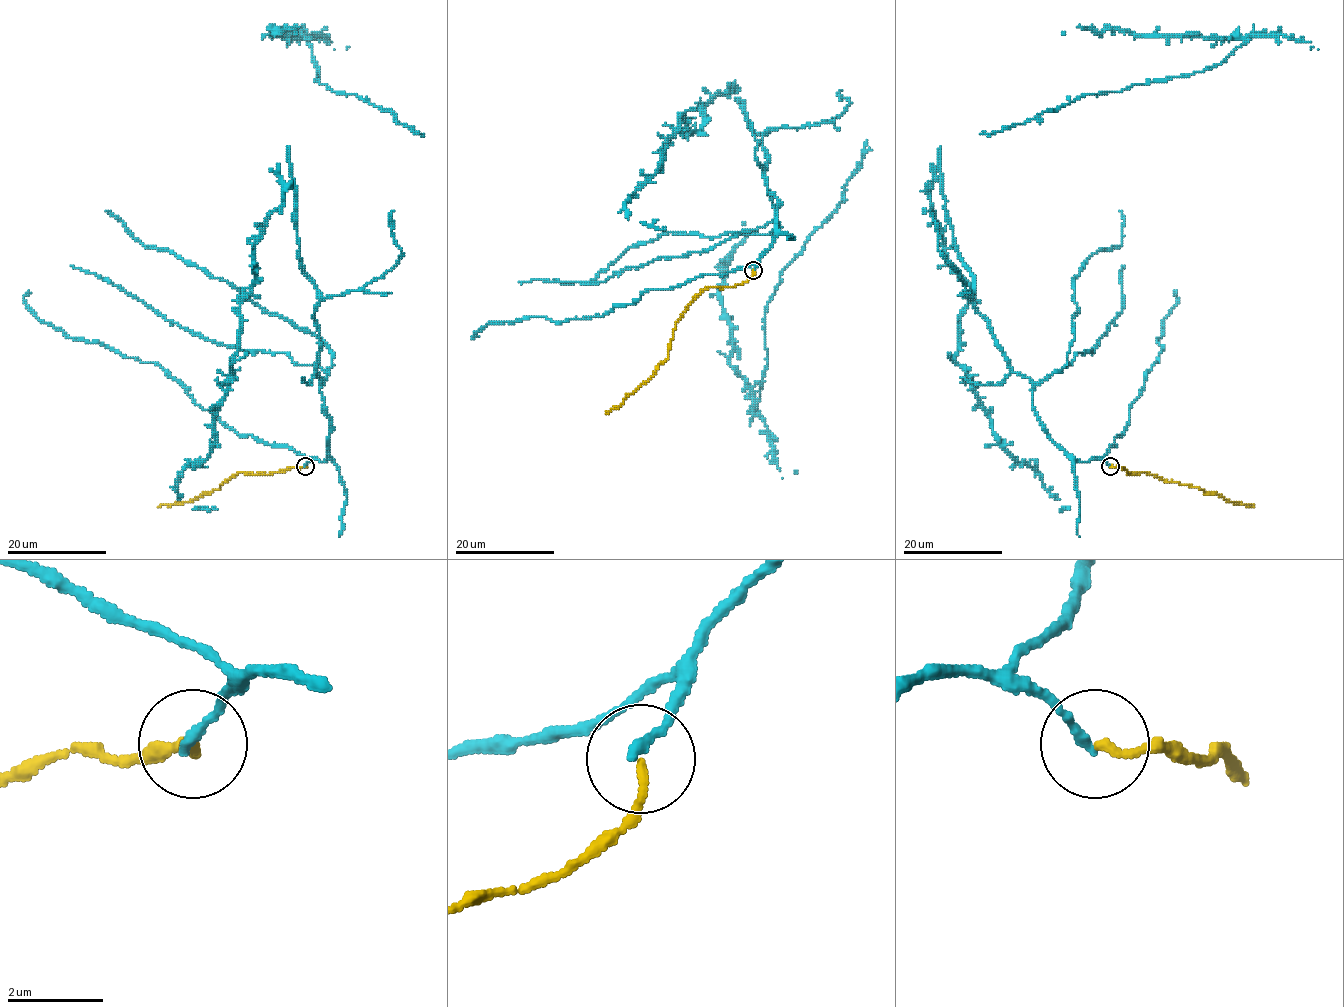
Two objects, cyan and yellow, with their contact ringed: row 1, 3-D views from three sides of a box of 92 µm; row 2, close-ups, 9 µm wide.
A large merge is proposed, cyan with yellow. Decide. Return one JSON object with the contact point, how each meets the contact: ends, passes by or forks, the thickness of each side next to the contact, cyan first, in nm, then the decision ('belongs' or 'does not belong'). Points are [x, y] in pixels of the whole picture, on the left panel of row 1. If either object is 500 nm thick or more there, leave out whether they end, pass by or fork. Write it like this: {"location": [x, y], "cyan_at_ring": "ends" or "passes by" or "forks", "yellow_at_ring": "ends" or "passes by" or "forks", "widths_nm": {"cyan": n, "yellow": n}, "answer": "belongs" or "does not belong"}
{"location": [305, 466], "cyan_at_ring": "ends", "yellow_at_ring": "ends", "widths_nm": {"cyan": 220, "yellow": 170}, "answer": "belongs"}

